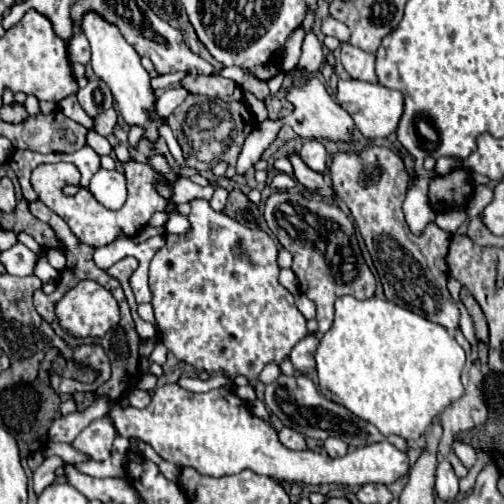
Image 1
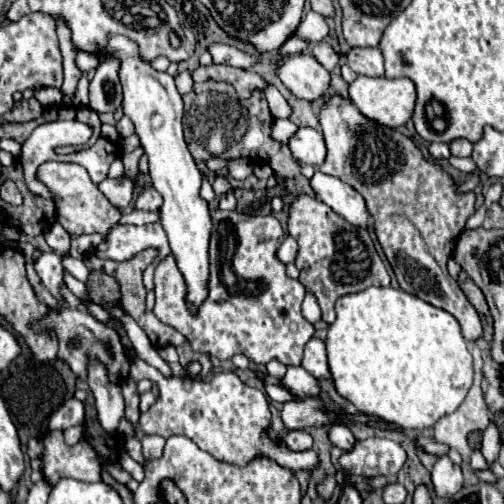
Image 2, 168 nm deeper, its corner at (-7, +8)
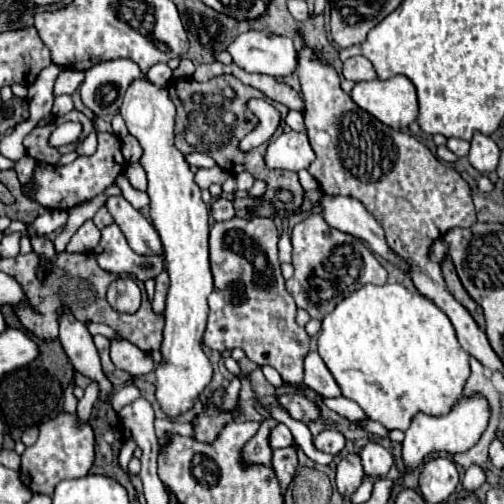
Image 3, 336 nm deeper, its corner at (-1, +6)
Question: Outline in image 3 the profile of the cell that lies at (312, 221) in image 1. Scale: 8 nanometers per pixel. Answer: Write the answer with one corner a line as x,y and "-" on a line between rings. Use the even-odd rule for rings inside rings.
310,214
306,220
296,224
292,228
290,240
294,246
292,278
296,284
286,284
286,288
296,300
298,308
304,308
312,318
322,320
328,312
334,310
338,302
366,284
386,284
388,274
370,248
362,240
328,226
320,214

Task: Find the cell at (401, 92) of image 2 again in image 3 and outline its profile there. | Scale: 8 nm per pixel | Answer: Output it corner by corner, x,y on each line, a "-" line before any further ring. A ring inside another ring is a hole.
406,76
358,82
350,96
362,110
390,128
406,128
418,116
416,88

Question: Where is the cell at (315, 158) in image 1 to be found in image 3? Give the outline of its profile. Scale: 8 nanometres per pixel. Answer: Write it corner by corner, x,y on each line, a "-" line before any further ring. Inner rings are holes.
284,132
268,144
266,166
282,170
302,170
314,162
314,150
308,142
306,132

